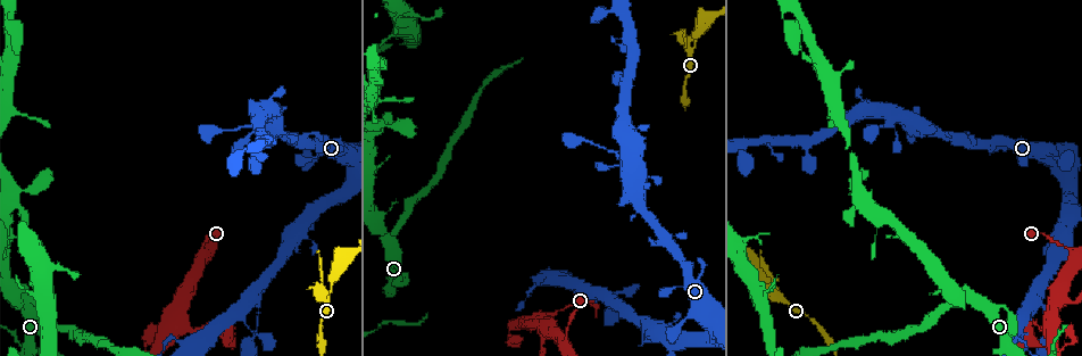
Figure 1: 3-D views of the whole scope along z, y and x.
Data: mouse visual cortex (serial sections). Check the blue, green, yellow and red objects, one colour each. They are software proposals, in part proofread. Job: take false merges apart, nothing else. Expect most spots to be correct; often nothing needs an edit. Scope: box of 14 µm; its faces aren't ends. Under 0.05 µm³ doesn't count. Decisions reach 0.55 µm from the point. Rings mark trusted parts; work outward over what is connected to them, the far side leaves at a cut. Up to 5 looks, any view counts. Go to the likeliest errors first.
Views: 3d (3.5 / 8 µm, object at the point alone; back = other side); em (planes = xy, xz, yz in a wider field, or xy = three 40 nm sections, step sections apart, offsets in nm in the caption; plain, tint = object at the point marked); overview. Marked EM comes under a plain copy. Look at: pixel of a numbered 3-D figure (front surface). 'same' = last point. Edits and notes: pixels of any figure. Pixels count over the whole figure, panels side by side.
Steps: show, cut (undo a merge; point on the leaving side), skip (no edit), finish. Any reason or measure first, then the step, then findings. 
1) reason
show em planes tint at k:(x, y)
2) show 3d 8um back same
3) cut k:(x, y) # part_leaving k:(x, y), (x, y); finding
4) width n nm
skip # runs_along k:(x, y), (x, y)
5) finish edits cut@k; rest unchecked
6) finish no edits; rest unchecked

sharp bend
show em xy step 2 tint at 1:(690, 42)

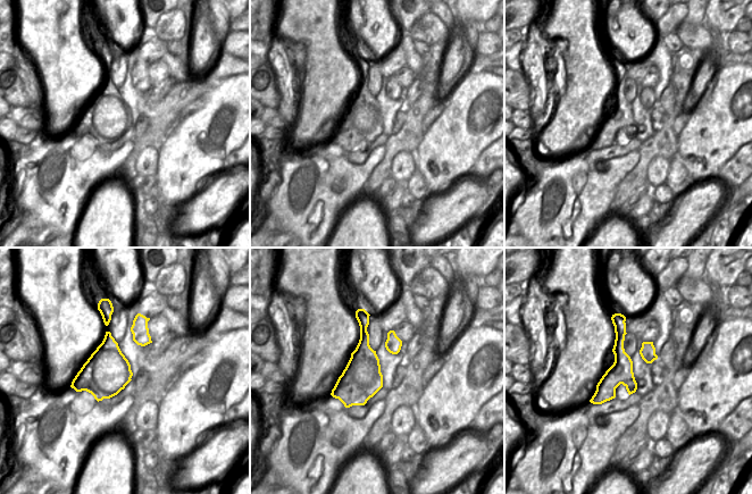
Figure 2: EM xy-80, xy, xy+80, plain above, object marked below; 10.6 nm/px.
show 3d 3.5um back same

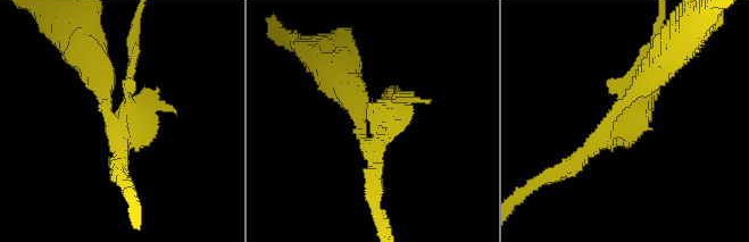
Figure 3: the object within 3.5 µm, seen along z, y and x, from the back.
cut 3:(627, 78) # part_leaving 3:(377, 132), (388, 92); a second cell is stuck on

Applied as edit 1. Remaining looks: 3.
show overview

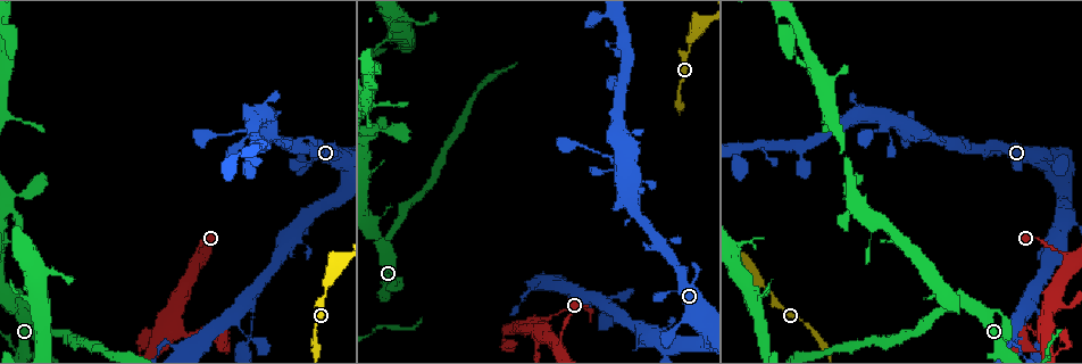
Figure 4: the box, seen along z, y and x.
sharp bend
show 3d 3.5um at 4:(1065, 304)

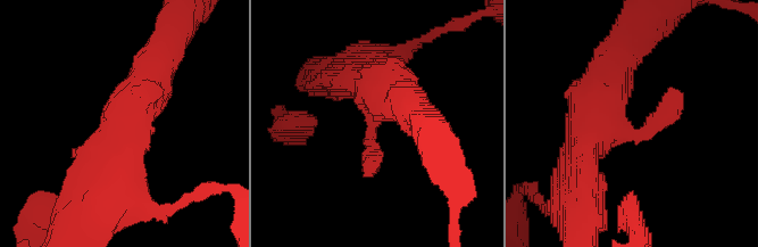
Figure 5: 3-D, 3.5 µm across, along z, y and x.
now the EM
show em xy step 1 tint at 5:(377, 123)

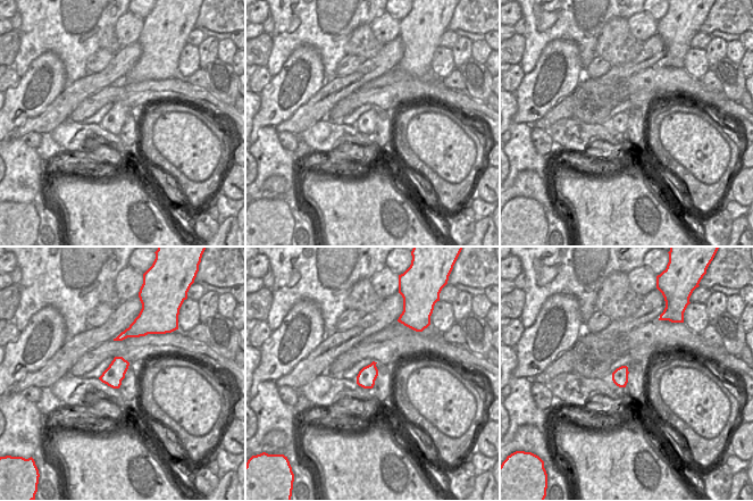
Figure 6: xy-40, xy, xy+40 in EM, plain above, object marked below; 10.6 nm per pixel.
skip # runs_along 5:(148, 82), (121, 187), (89, 211); all the same cell

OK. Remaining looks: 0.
finish edits cut@3; rest unchecked

